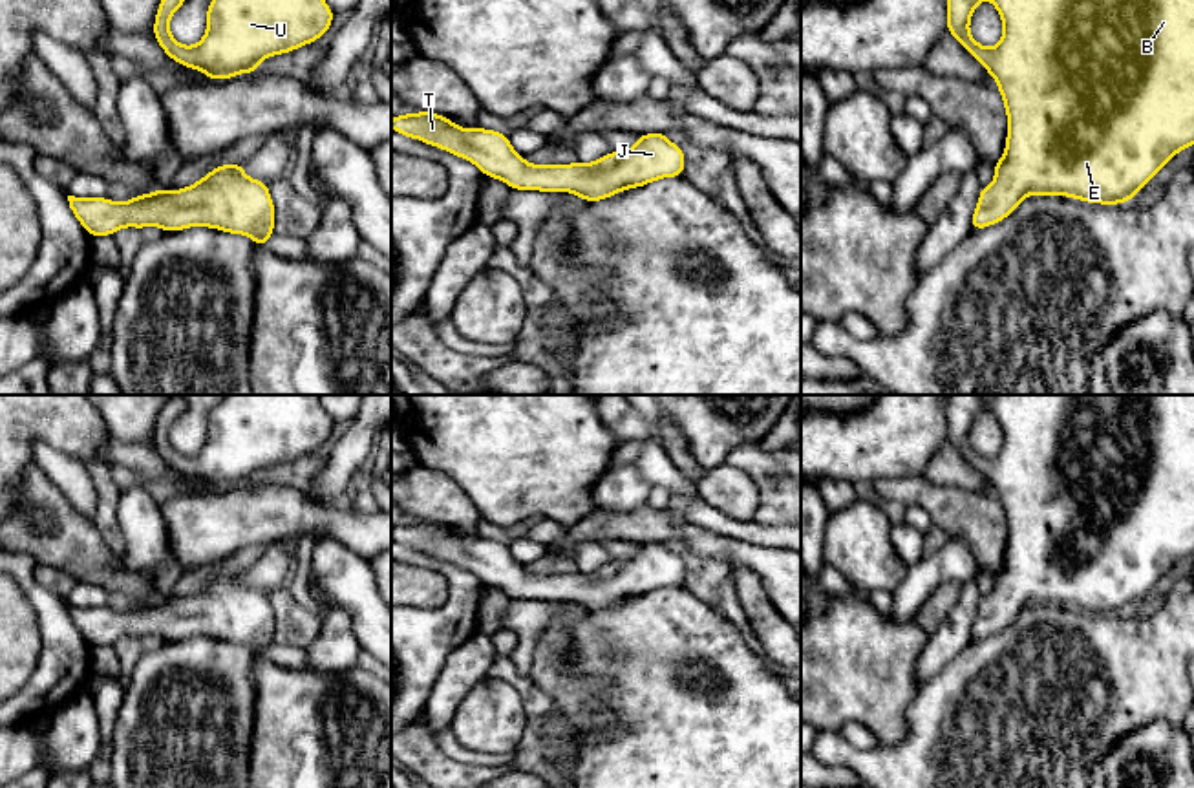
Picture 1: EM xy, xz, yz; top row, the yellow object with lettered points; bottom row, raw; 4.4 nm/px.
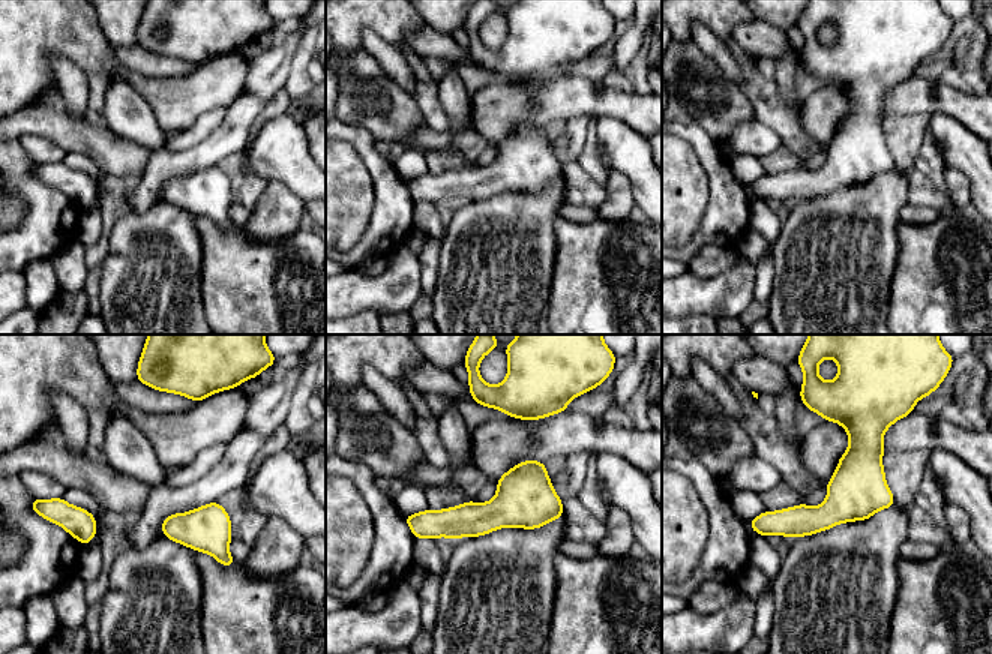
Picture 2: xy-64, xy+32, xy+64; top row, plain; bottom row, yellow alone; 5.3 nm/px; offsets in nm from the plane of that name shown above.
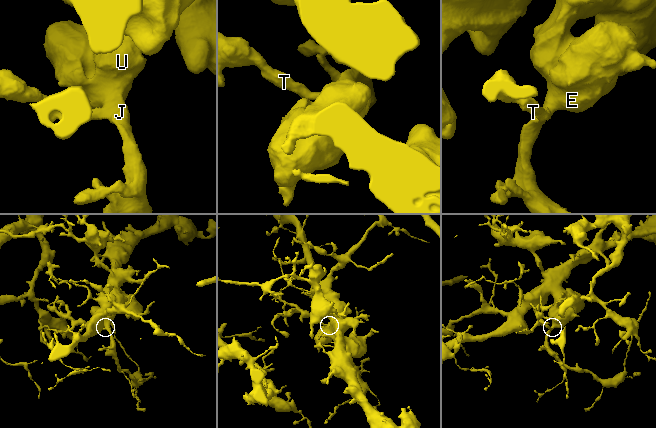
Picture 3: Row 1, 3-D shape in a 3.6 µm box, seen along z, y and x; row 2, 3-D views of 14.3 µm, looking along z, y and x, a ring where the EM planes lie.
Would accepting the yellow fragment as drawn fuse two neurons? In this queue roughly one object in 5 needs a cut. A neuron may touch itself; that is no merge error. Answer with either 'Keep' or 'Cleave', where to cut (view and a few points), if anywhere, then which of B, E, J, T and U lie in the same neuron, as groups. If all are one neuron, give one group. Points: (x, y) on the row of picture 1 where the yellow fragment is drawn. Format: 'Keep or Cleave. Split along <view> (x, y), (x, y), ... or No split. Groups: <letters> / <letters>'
Keep. No split. Groups: B E J T U

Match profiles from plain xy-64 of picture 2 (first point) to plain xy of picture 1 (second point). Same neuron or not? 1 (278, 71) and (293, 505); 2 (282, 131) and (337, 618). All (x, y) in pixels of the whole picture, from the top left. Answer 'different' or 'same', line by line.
1: different
2: different

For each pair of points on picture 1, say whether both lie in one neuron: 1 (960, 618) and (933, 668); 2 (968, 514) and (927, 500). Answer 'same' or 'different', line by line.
1: same
2: same

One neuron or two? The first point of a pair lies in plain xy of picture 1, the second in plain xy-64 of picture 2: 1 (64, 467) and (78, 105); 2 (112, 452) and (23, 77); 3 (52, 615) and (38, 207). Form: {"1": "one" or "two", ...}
{"1": "one", "2": "two", "3": "one"}

